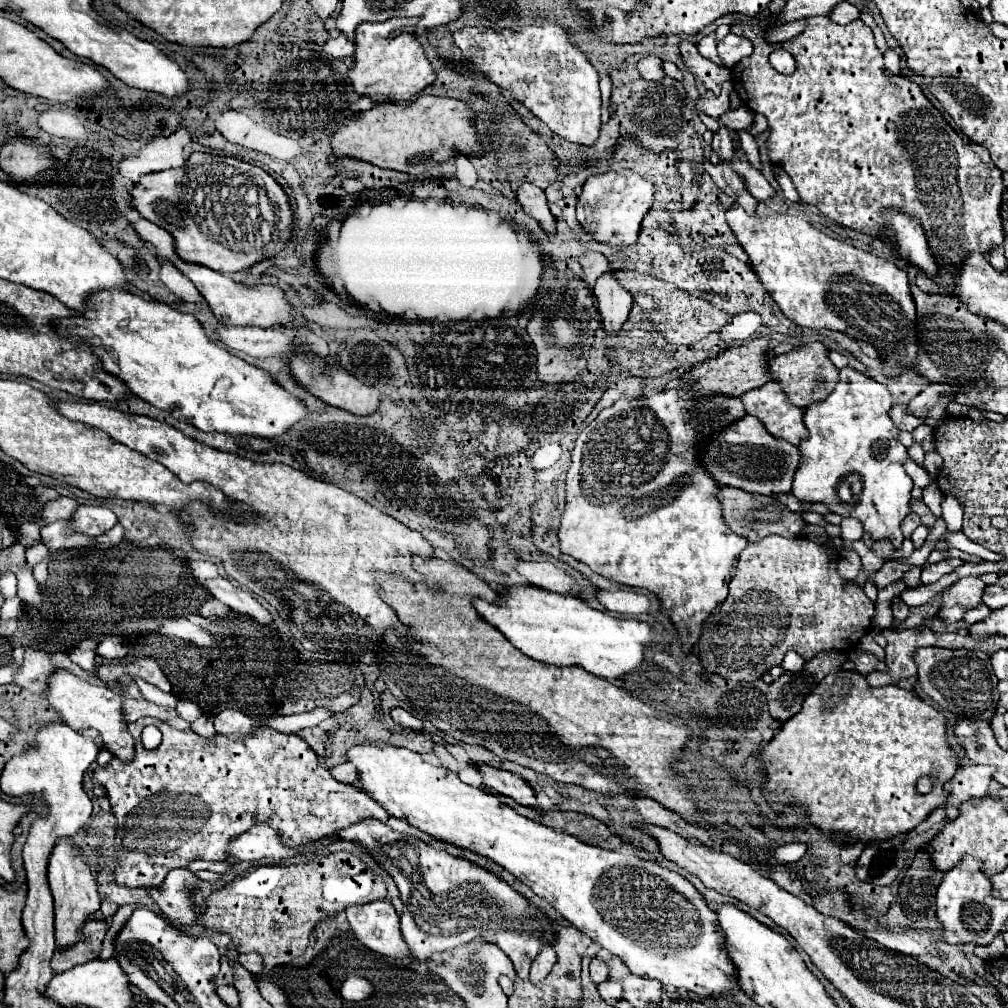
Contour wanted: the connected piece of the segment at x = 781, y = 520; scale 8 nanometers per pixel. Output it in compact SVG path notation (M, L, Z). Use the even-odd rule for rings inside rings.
M721 486L721 492L717 494L721 500L721 508L723 508L723 520L725 524L729 524L729 528L733 532L737 532L737 536L747 538L749 542L759 542L765 536L771 534L779 534L785 538L795 538L801 534L805 520L791 512L789 508L785 508L783 504L779 504L775 498L771 496L763 496L763 494L751 494L739 488L729 488L729 486Z

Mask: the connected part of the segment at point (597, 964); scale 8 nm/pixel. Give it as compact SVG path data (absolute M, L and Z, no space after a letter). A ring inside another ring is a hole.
M593 956L593 958L591 958L591 978L593 978L593 982L595 982L595 984L601 984L601 982L607 980L607 976L609 976L607 964L605 964L601 958Z

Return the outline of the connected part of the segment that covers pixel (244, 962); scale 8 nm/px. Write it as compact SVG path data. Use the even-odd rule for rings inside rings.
M249 952L249 954L239 954L239 964L249 970L251 974L259 974L263 970L263 958L257 952Z

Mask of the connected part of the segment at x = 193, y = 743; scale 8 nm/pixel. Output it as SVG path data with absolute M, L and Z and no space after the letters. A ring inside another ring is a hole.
M139 718L137 722L129 724L129 732L135 738L135 760L123 764L121 760L111 760L109 766L97 768L93 776L99 784L105 786L113 814L117 818L117 836L115 836L115 850L117 858L123 866L117 868L115 880L117 884L125 884L127 888L161 888L165 876L173 868L183 868L193 860L213 860L213 862L227 862L231 856L225 852L225 844L253 828L253 824L273 824L281 836L285 836L285 844L301 846L311 840L317 840L327 834L335 834L351 824L357 824L365 818L377 818L391 826L393 830L415 834L423 842L431 844L433 848L445 850L453 856L471 860L483 866L479 860L481 856L455 848L451 844L433 840L429 834L415 830L413 826L393 820L373 798L365 792L355 790L349 784L337 782L329 770L319 762L317 754L311 746L295 734L281 734L277 730L257 730L255 736L247 740L229 740L227 736L217 736L215 742L197 736L191 730L177 730L163 720L157 718ZM147 724L155 724L163 732L163 740L159 748L147 750L141 744L141 732Z

